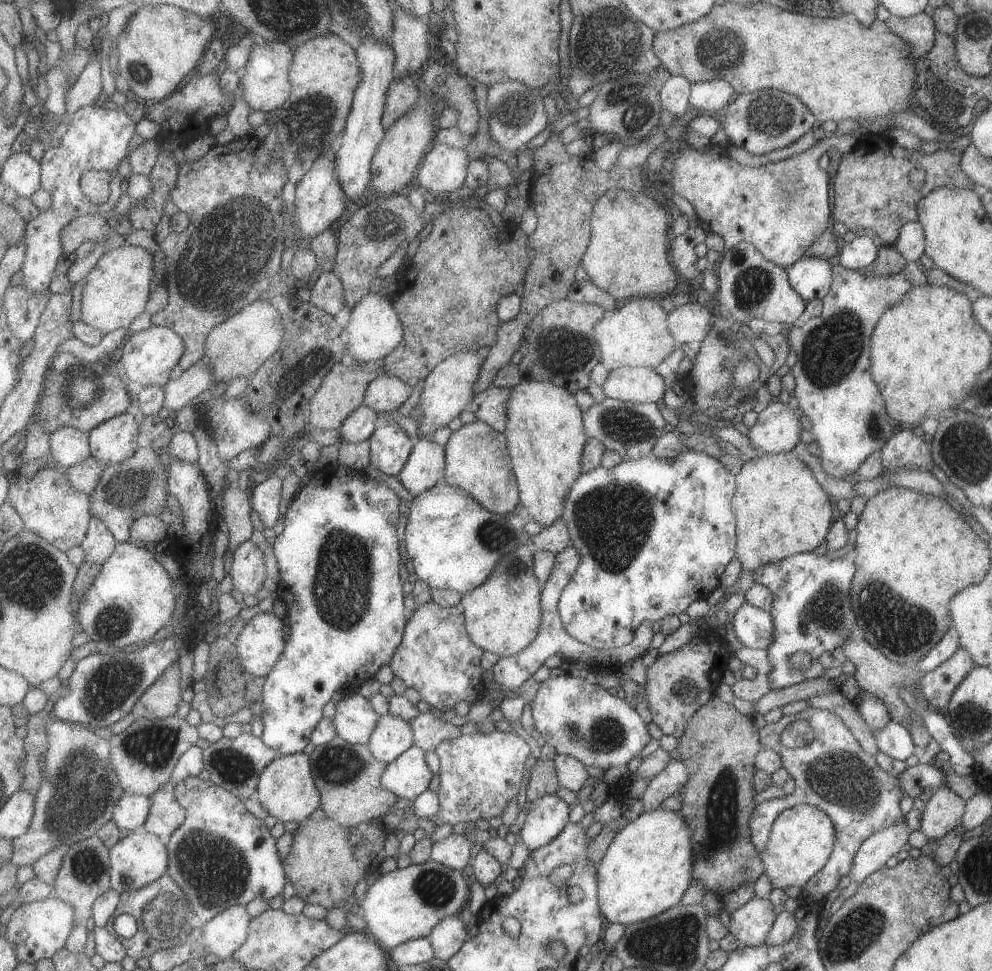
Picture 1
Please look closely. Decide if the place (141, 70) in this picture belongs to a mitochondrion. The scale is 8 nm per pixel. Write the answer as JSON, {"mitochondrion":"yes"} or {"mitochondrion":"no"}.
{"mitochondrion":"yes"}

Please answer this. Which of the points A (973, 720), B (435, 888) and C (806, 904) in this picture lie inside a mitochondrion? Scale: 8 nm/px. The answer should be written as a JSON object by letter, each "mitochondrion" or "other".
{"A":"mitochondrion","B":"mitochondrion","C":"other"}

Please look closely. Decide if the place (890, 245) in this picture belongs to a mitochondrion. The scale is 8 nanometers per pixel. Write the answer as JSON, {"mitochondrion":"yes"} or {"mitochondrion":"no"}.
{"mitochondrion":"no"}

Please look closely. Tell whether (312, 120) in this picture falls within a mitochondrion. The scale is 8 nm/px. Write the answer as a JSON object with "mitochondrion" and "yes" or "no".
{"mitochondrion":"yes"}

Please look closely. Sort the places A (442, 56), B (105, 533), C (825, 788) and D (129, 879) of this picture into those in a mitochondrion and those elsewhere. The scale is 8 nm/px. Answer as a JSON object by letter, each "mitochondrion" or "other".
{"A":"other","B":"other","C":"mitochondrion","D":"mitochondrion"}

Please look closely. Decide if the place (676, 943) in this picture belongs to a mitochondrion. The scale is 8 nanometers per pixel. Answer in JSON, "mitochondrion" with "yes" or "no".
{"mitochondrion":"yes"}

